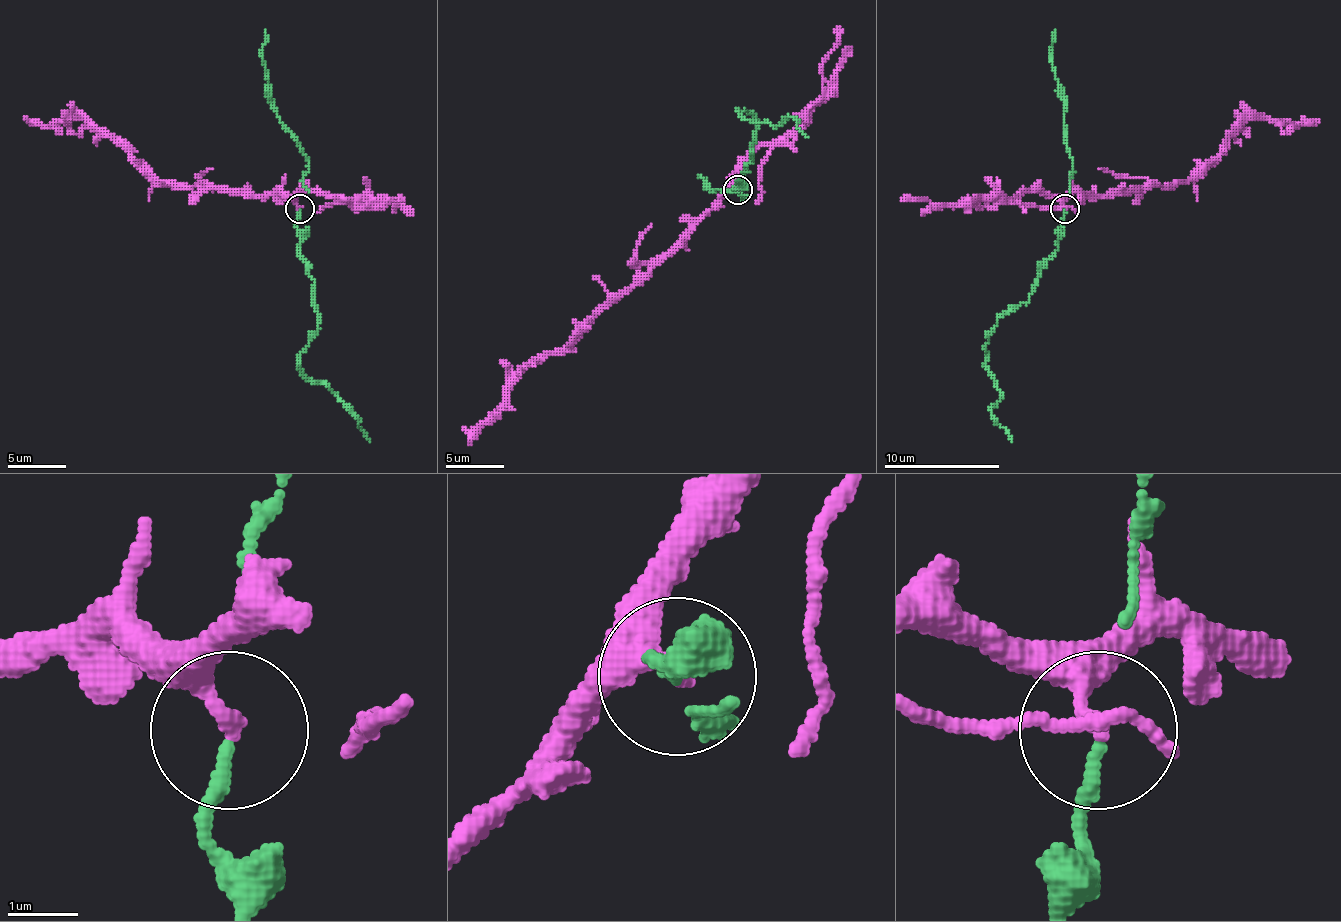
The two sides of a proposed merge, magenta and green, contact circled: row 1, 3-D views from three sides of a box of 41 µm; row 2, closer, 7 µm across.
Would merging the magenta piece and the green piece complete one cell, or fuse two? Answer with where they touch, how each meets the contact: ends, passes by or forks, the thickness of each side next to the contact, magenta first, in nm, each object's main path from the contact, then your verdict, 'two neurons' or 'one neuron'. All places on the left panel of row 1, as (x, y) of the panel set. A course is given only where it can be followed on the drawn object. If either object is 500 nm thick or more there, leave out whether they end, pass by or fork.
(299, 209) | magenta ends | green ends | 240/180 nm | magenta via (300, 209), (279, 192), (239, 195), (160, 183), (126, 151), (82, 119), (50, 125), (30, 122) | green via (300, 209), (300, 253), (314, 282), (317, 320), (317, 331), (300, 354), (300, 369), (332, 392), (369, 442) | two neurons

